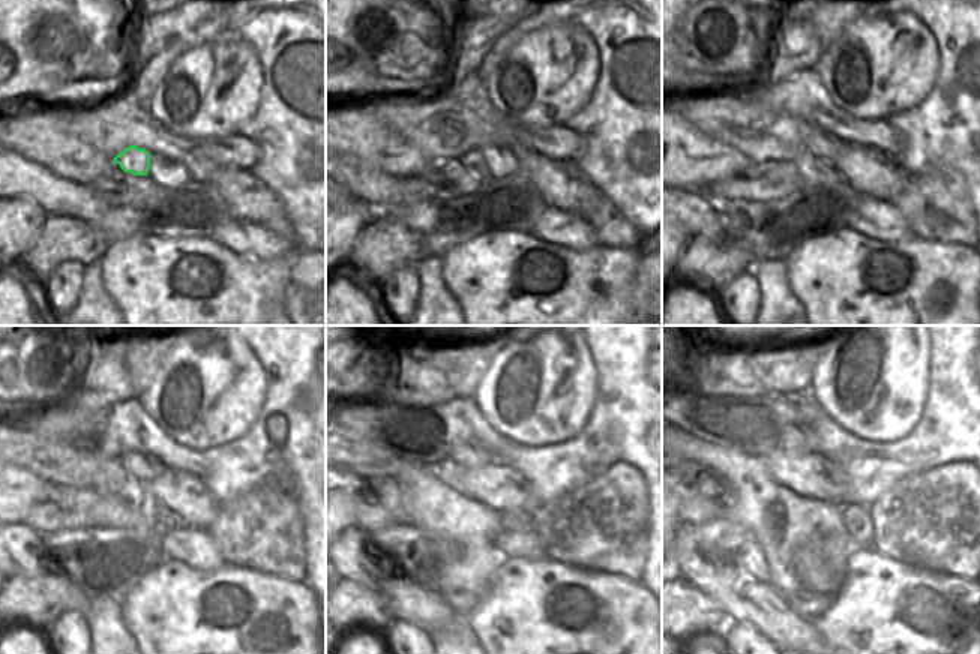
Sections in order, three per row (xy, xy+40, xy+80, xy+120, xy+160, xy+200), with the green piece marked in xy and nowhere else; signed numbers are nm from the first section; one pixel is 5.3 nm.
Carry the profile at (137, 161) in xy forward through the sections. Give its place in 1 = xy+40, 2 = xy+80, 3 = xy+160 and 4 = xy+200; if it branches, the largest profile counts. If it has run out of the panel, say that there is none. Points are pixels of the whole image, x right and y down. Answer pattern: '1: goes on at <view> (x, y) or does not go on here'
1: goes on at xy+40 (473, 161)
2: goes on at xy+80 (815, 171)
3: goes on at xy+160 (512, 519)
4: goes on at xy+200 (857, 521)

